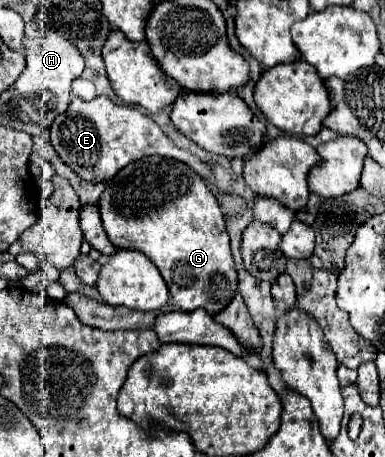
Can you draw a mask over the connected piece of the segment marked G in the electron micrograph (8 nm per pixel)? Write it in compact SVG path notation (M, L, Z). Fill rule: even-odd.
M146 156L128 164L106 184L98 206L110 242L120 250L138 250L146 254L166 280L168 290L172 292L170 298L178 310L192 312L196 308L204 308L210 316L214 316L232 302L238 288L238 272L230 254L224 214L206 182L184 162L162 156Z

